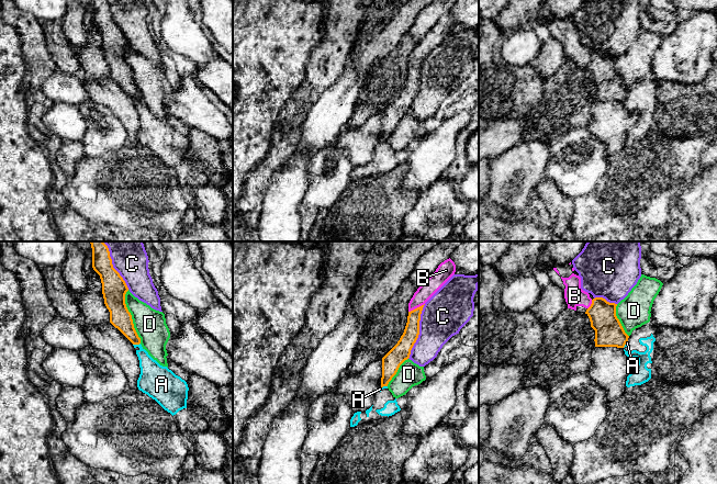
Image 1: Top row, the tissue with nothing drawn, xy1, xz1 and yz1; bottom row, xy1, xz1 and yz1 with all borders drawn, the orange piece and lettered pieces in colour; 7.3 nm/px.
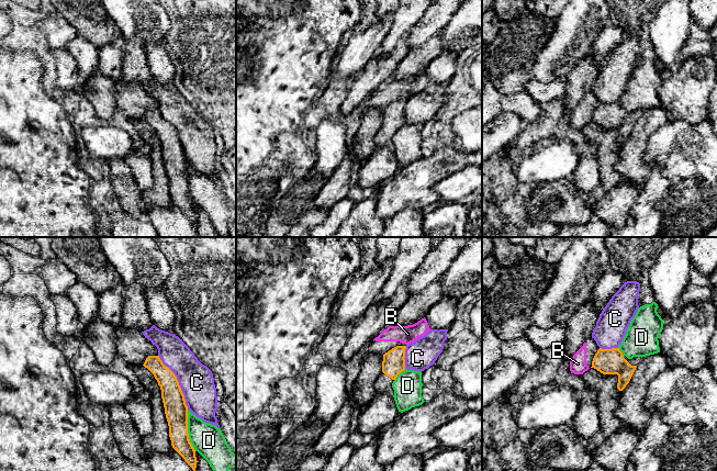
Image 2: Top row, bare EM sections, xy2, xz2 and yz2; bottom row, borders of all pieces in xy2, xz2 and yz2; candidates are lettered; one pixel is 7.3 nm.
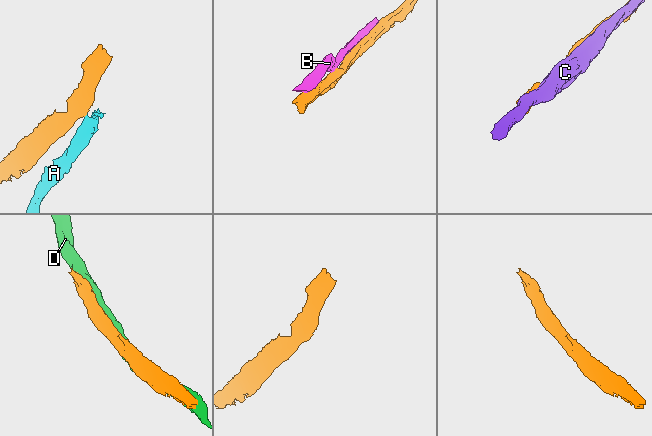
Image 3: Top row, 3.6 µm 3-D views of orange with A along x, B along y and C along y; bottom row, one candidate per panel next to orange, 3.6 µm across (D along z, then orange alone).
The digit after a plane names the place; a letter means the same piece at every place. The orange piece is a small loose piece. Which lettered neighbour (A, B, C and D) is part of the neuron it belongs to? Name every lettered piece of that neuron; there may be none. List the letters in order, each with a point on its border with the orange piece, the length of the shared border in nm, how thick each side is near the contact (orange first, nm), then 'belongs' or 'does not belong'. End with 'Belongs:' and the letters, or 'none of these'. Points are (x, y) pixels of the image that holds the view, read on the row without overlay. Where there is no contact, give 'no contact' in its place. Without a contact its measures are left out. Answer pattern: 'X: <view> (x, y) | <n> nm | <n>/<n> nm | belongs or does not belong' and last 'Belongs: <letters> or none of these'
A: xy1 (136, 98) | 60 nm | 160/180 nm | does not belong
B: xz1 (417, 62) | 140 nm | 120/110 nm | does not belong
C: xy2 (178, 136) | 460 nm | 170/260 nm | does not belong
D: xy1 (131, 70) | 400 nm | 180/220 nm | does not belong
Belongs: none of these

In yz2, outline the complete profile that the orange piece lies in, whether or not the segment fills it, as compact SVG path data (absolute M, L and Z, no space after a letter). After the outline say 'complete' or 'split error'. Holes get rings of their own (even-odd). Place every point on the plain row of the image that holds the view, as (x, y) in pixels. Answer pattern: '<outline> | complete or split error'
M600 102L593 112L591 122L596 123L603 128L617 128L617 143L623 145L629 137L640 114L641 111L628 113L619 102Z | split error

